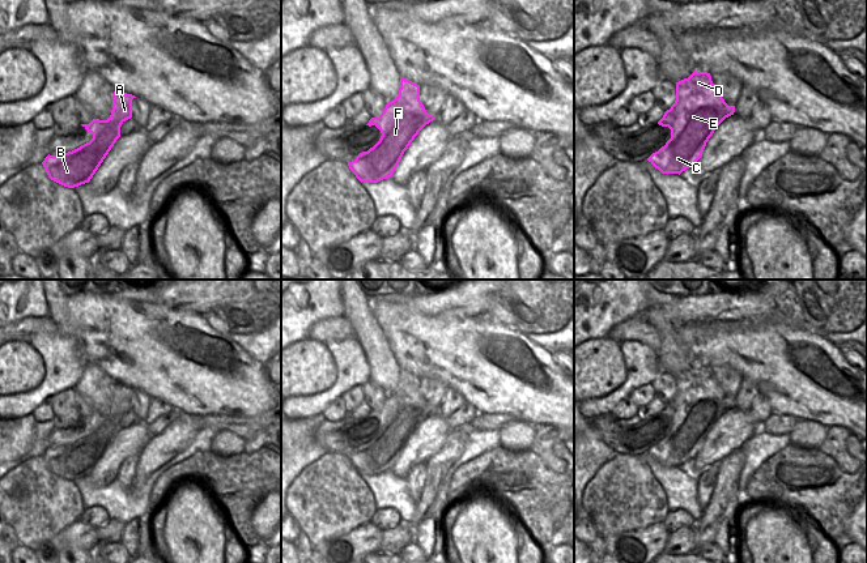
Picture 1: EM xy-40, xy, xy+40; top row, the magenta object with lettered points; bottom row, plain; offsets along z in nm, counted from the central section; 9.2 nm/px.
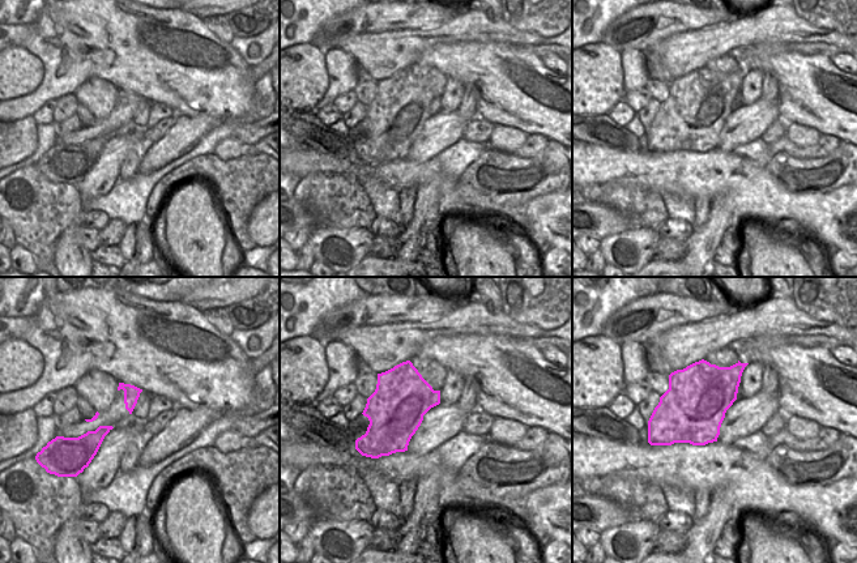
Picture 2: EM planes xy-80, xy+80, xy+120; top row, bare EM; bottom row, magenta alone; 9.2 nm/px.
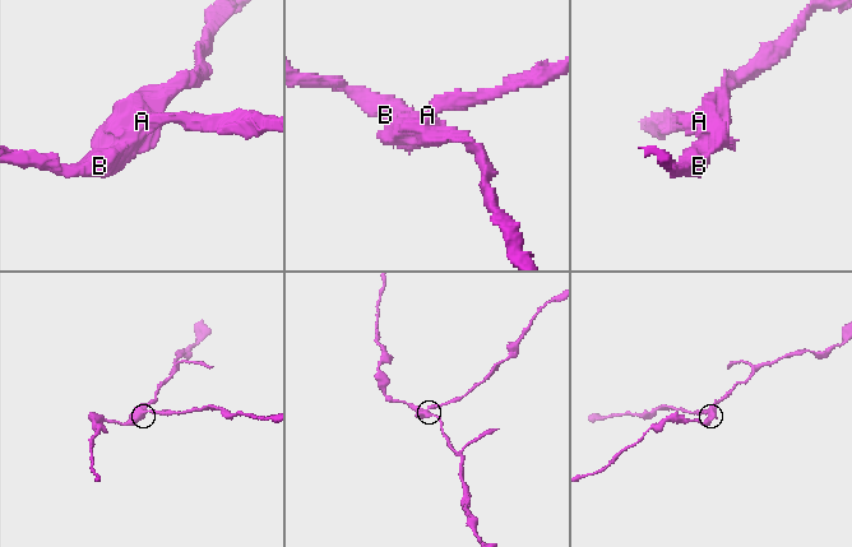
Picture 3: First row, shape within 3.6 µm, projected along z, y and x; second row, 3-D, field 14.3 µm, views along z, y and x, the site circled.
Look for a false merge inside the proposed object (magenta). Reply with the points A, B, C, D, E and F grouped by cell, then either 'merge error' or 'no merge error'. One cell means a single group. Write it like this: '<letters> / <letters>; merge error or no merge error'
A / B C D E F; merge error

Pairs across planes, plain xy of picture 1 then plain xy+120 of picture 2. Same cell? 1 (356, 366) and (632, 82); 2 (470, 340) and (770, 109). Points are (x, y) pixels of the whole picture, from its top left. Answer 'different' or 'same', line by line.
1: same
2: different

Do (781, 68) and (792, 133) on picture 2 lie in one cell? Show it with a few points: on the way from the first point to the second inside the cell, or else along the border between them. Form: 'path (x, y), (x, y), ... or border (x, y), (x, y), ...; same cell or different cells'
border (788, 122), (813, 127), (819, 133); different cells

